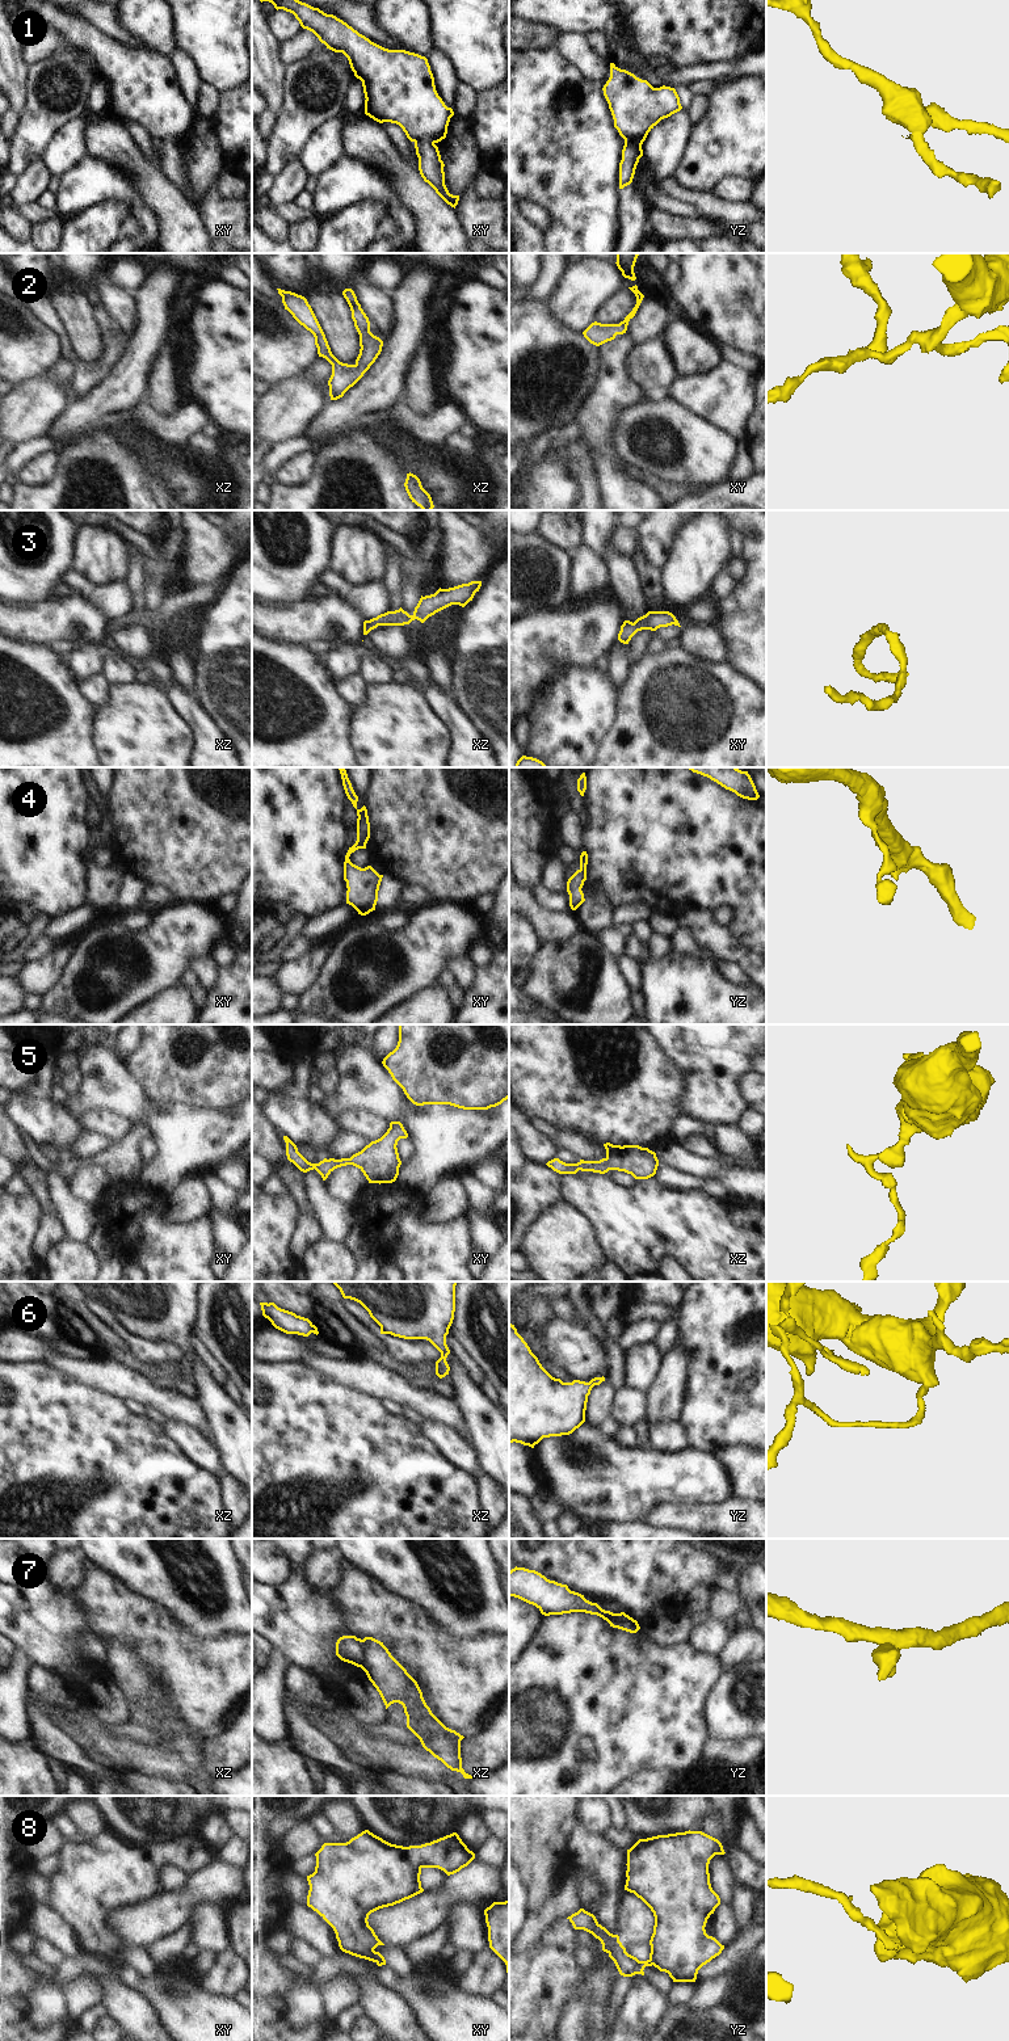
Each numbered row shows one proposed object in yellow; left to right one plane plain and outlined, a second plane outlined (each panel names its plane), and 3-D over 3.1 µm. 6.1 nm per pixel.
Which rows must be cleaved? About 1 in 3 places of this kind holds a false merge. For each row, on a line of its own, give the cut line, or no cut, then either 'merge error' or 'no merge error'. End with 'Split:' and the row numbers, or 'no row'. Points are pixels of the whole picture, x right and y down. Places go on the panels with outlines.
1: cut in xy along (415, 141), (429, 139), (433, 143); merge error
2: no cut; no merge error
3: no cut; no merge error
4: no cut; no merge error
5: no cut; no merge error
6: no cut; no merge error
7: cut in yz along (609, 1621), (631, 1623), (638, 1629); merge error
8: cut in yz along (648, 1960), (652, 1964); merge error
Split: 1, 7, 8

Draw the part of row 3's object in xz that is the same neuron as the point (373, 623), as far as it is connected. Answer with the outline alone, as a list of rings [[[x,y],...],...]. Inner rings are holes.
[[[471,581],[449,589],[438,589],[434,594],[420,598],[412,615],[402,607],[395,611],[387,611],[370,620],[363,622],[363,635],[367,635],[378,626],[404,626],[417,619],[424,623],[429,616],[451,606],[459,605],[464,607],[472,601],[476,592],[479,592],[482,581]]]

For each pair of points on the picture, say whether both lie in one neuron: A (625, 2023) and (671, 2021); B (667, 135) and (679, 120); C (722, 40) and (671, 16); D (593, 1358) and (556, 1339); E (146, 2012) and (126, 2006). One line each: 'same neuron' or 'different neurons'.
A: different neurons
B: same neuron
C: same neuron
D: same neuron
E: same neuron

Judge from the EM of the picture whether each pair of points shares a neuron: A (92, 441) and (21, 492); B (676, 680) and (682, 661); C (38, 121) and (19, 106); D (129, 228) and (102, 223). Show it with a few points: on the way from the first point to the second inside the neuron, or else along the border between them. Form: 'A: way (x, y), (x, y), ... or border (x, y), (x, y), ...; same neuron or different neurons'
A: way (82, 461), (50, 492), (41, 492); same neuron
B: way (676, 676), (679, 665); same neuron
C: border (26, 80), (25, 109), (19, 118); different neurons
D: border (127, 214), (120, 223), (117, 239); different neurons

